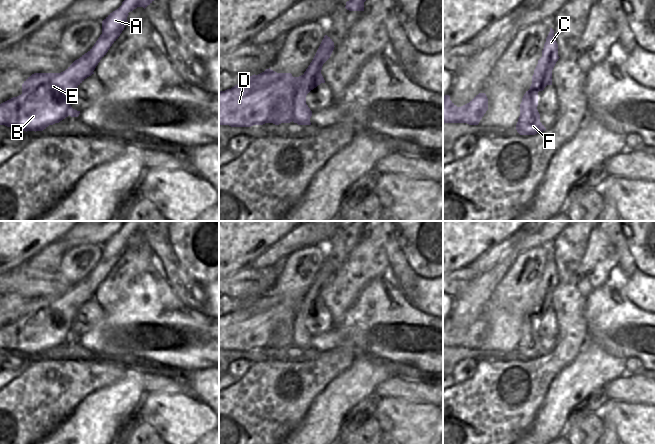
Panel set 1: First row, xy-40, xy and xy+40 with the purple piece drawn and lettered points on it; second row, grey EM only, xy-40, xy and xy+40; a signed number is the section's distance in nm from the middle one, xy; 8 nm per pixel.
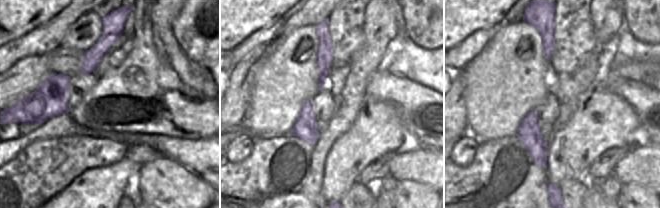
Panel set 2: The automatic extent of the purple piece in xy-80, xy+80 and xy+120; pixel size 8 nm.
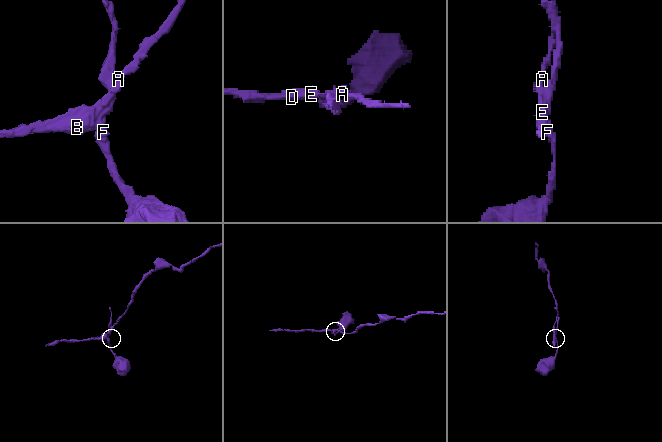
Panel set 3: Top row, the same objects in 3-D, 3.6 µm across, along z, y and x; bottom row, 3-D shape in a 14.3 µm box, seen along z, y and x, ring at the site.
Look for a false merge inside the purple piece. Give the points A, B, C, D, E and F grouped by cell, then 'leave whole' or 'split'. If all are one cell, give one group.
groups A B D E / C F; split

